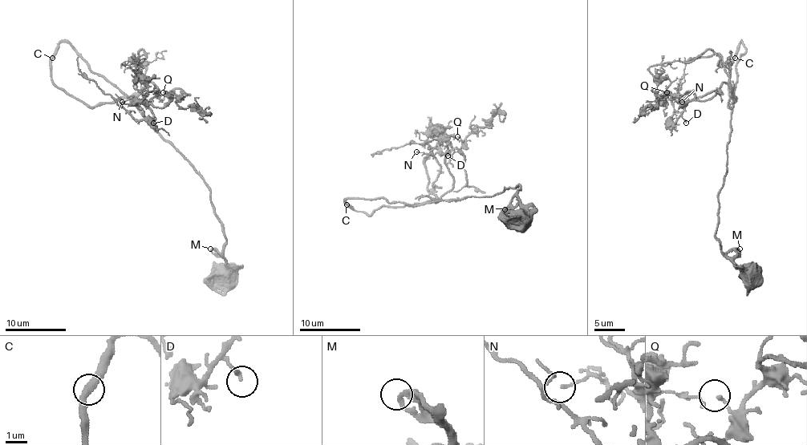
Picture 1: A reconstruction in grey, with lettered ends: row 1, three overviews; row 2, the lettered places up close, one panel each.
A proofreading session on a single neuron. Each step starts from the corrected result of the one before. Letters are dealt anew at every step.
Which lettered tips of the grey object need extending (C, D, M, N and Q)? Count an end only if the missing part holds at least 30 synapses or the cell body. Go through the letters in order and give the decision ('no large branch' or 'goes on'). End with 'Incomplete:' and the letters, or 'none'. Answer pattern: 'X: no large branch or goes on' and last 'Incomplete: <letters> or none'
C: no large branch
D: no large branch
M: no large branch
N: no large branch
Q: no large branch
Incomplete: none

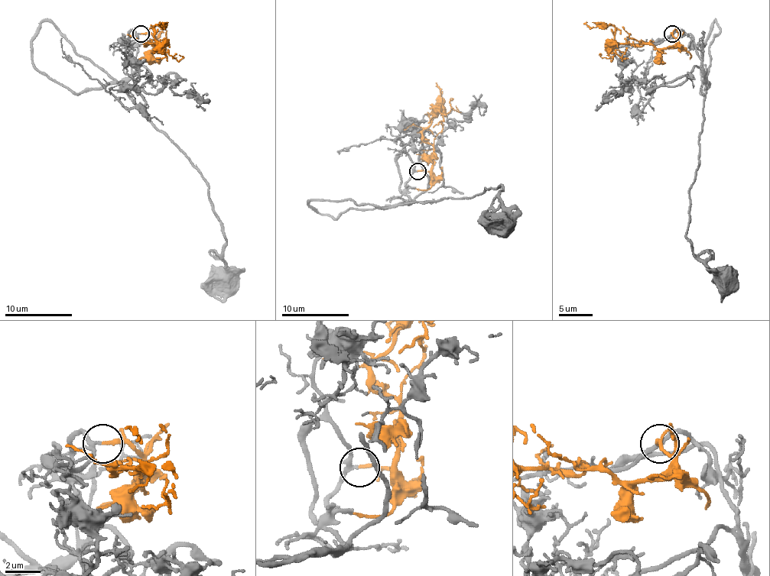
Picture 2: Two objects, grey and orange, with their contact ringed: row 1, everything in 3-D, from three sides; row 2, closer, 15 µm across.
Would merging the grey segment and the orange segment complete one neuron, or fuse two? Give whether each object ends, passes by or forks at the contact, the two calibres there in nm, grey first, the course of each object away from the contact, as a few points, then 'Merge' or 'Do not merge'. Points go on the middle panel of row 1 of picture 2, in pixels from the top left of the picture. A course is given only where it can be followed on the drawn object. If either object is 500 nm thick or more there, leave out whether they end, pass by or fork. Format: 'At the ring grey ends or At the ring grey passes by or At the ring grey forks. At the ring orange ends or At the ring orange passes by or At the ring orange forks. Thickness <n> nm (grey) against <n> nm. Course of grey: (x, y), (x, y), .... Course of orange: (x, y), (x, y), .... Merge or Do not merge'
At the ring grey passes by. At the ring orange ends. Thickness 240 nm (grey) against 200 nm. Course of grey: (417, 171), (405, 190), (412, 200), (402, 203), (471, 199), (485, 188), (500, 185), (501, 224). Course of orange: (417, 171), (433, 175), (433, 146), (423, 131), (431, 123), (431, 114), (441, 89), (436, 82). Merge

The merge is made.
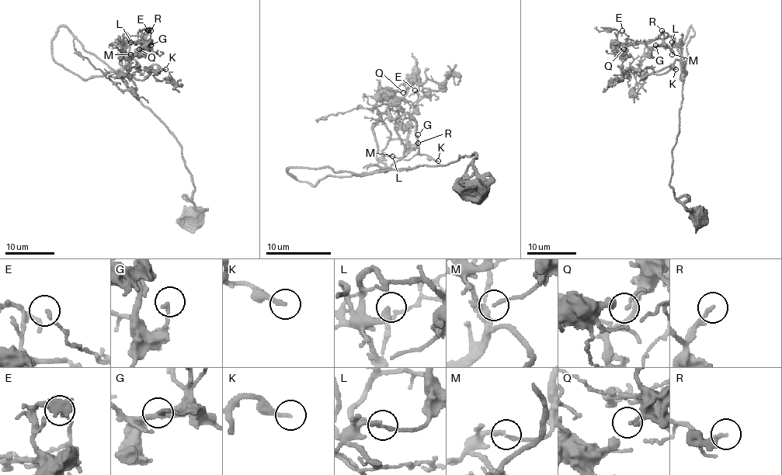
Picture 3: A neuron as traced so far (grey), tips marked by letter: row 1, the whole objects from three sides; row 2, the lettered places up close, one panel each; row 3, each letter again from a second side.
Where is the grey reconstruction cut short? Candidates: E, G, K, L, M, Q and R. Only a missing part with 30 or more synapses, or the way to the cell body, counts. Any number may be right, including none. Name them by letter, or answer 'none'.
K, L

